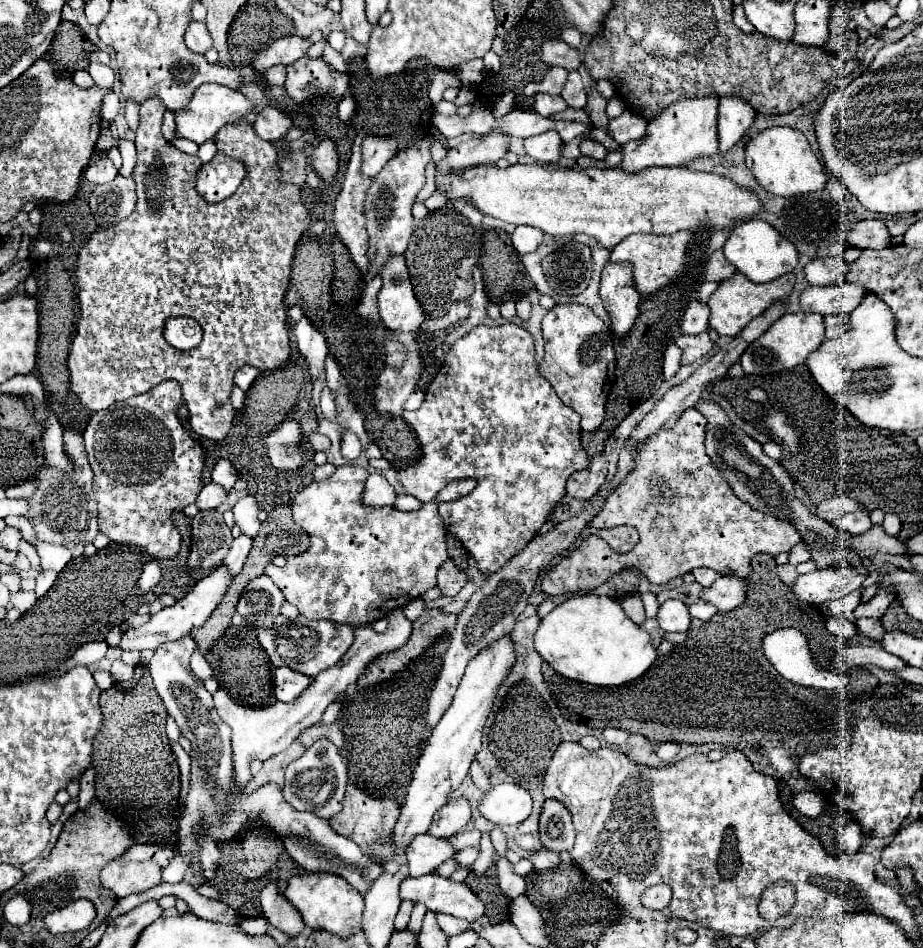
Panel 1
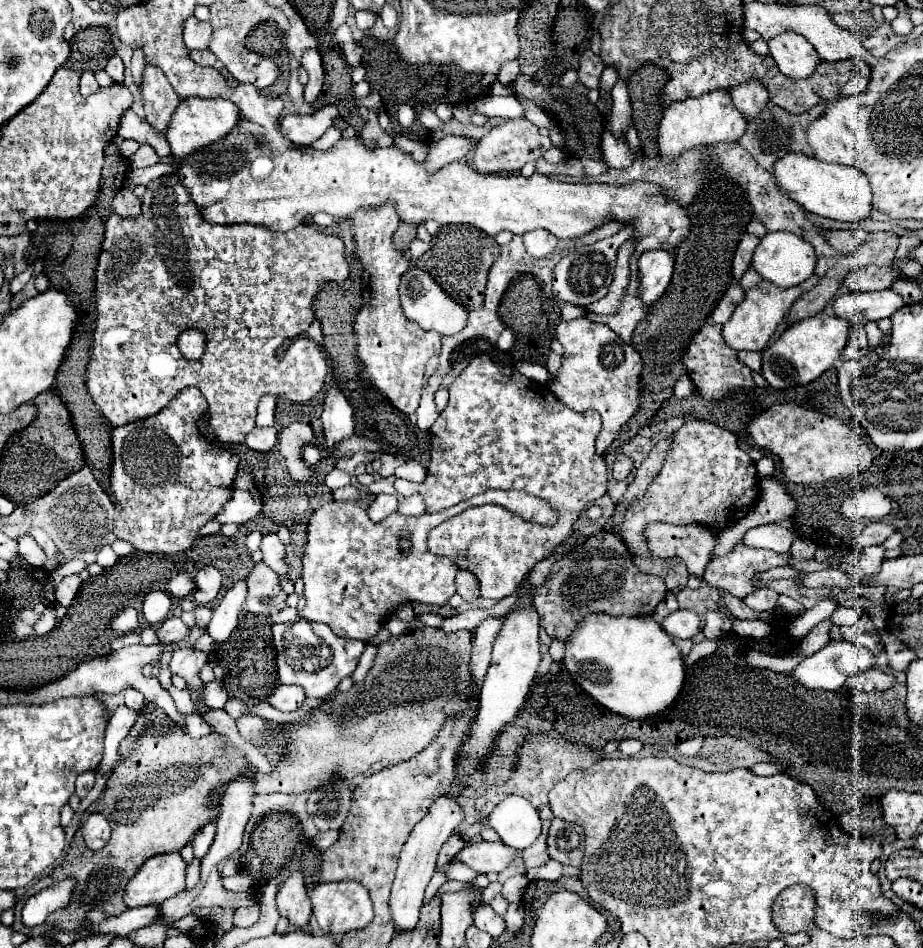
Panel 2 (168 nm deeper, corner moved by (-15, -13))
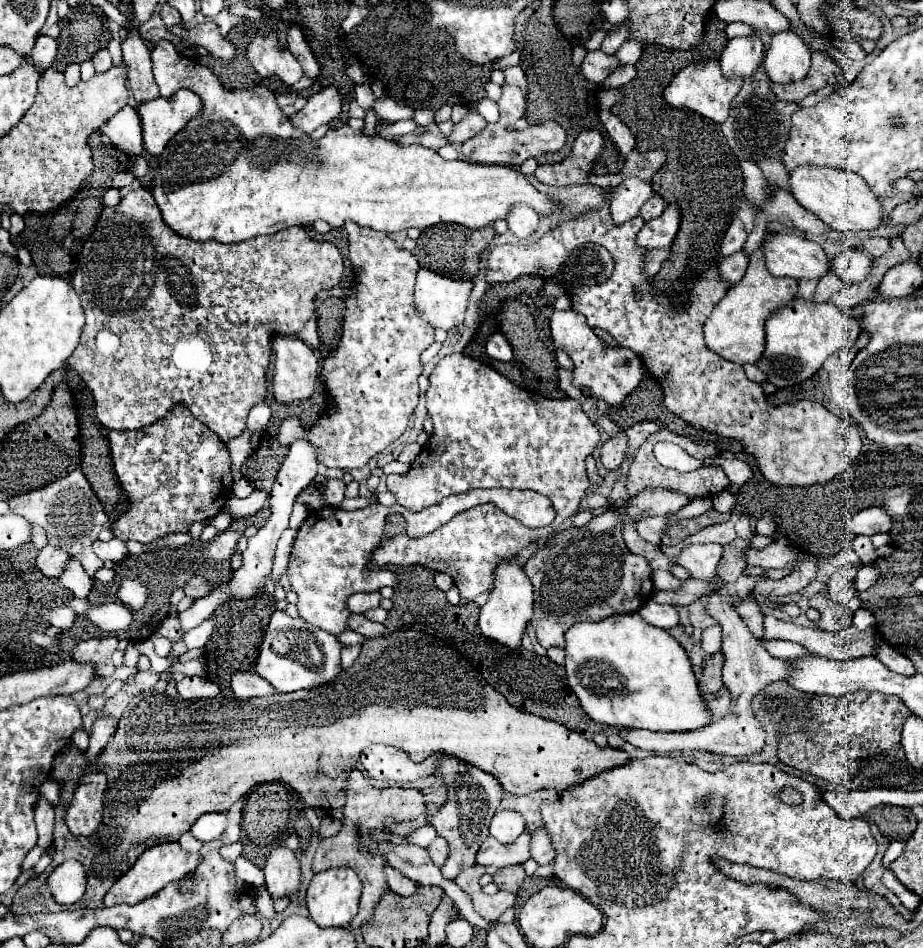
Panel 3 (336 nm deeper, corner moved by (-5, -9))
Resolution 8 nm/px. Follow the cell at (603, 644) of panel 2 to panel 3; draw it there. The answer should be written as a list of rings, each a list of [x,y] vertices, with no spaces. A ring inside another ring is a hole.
[[[638,612],[634,614],[616,614],[614,618],[606,618],[602,622],[578,622],[574,624],[568,632],[566,632],[566,678],[568,678],[568,686],[570,690],[576,694],[576,698],[580,700],[582,710],[594,720],[594,722],[602,722],[602,724],[610,724],[610,726],[620,726],[620,728],[646,728],[652,732],[692,732],[698,728],[704,728],[712,722],[712,712],[706,706],[706,700],[700,696],[700,688],[696,682],[696,676],[692,672],[692,662],[686,654],[686,650],[662,628],[654,628],[648,622],[642,620],[642,616]]]

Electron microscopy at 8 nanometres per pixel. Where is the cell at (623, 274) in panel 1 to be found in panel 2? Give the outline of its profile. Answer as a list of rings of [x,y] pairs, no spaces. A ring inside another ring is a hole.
[[[648,250],[638,260],[638,296],[644,308],[650,308],[668,288],[674,270],[674,254],[666,250]]]

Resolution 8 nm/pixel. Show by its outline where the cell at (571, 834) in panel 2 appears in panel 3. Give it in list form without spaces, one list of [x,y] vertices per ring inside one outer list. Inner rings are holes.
[[[544,828],[532,830],[532,848],[530,848],[530,854],[532,854],[532,858],[538,864],[550,864],[554,860],[556,854],[554,854],[554,848],[550,844],[548,832]]]

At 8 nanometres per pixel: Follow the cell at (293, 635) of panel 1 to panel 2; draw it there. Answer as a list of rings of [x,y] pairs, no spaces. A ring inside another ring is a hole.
[[[304,618],[284,624],[272,624],[270,632],[276,650],[278,684],[298,684],[304,688],[306,696],[316,696],[316,698],[330,694],[340,684],[342,678],[352,676],[366,648],[366,642],[362,640],[340,638],[328,626],[314,624]]]

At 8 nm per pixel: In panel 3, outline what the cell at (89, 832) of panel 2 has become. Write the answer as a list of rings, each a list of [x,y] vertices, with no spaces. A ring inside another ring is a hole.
[[[88,772],[80,778],[64,816],[64,822],[74,836],[90,836],[100,826],[104,816],[104,790],[104,772]]]

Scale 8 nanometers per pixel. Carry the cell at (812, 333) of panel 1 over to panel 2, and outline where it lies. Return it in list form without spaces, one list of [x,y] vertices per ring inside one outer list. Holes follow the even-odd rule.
[[[812,316],[800,320],[780,334],[780,338],[762,350],[762,376],[772,388],[792,388],[816,380],[840,356],[850,338],[850,324],[836,316]]]

